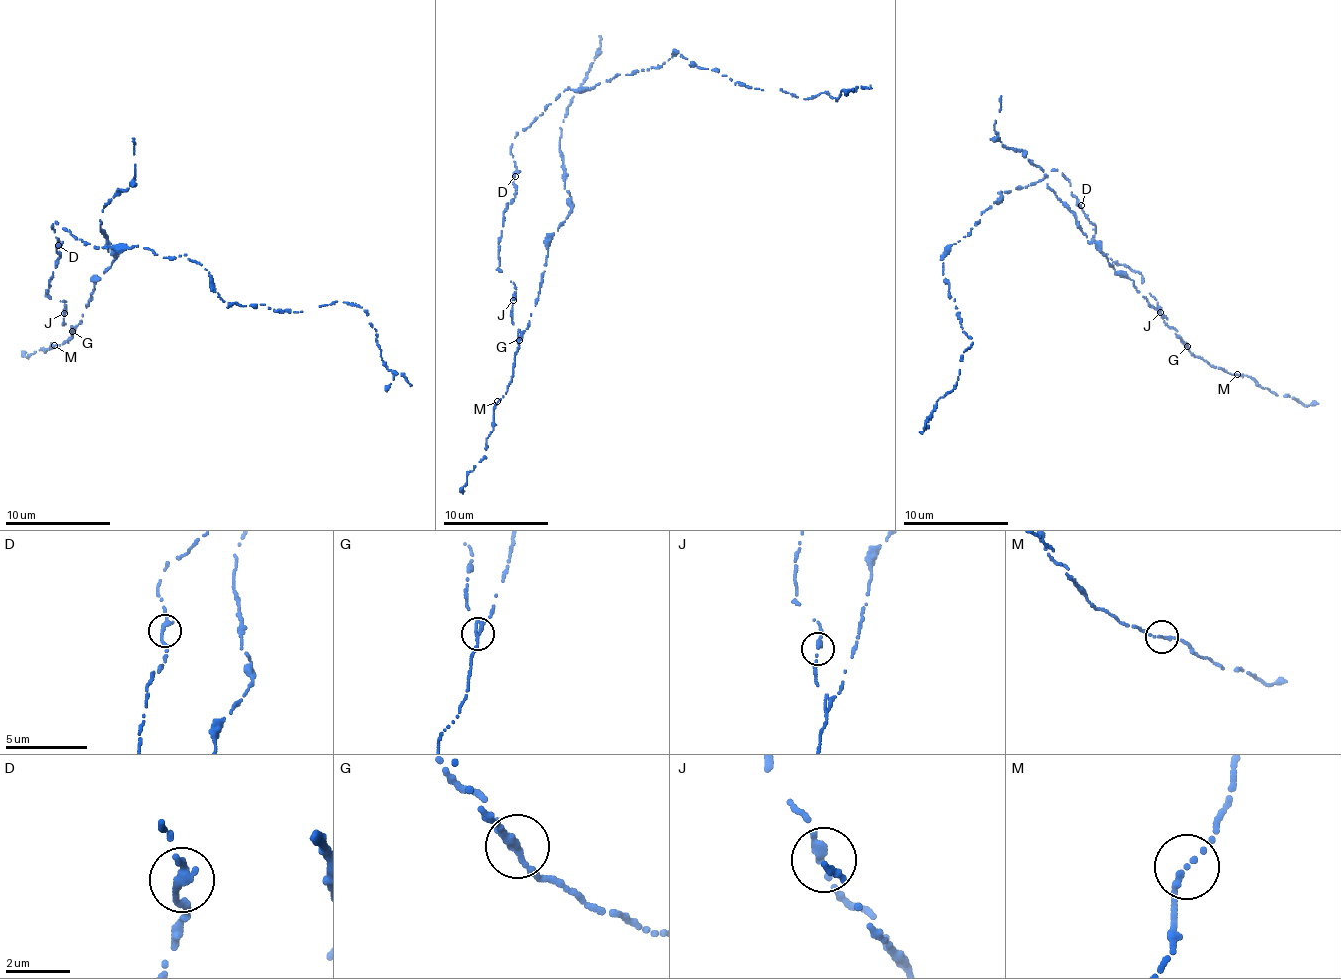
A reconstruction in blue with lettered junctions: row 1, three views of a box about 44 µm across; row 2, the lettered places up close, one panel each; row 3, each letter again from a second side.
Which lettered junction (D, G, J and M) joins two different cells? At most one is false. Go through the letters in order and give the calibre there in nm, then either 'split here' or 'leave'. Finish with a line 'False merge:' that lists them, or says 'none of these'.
D: 240 nm thick; leave
G: 240 nm thick; split here
J: 320 nm thick; leave
M: 160 nm thick; leave
False merge: G

